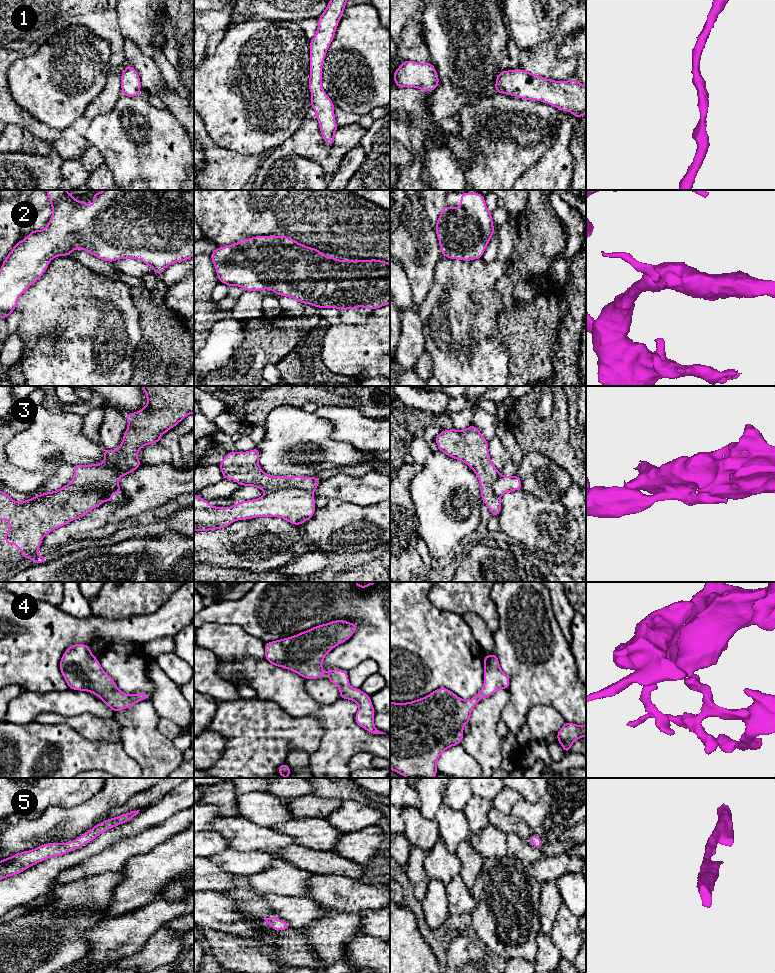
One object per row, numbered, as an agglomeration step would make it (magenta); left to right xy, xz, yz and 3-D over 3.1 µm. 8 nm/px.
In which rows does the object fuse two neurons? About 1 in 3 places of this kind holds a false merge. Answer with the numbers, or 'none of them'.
3

